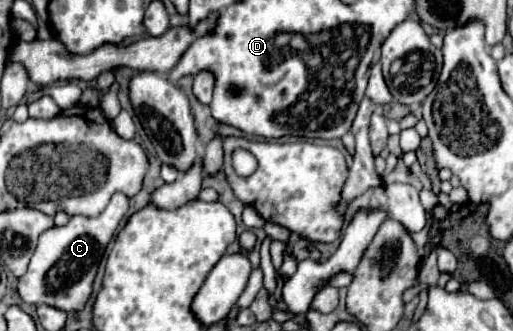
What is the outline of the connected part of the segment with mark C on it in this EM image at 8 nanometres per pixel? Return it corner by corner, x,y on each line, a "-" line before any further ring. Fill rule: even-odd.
112,197
110,205
98,217
76,215
64,227
52,227
40,235
38,247
30,259
26,275
18,279
18,293
26,303
52,305
62,311
80,311
92,295
92,281
104,247
116,233
120,219
128,211
126,197

